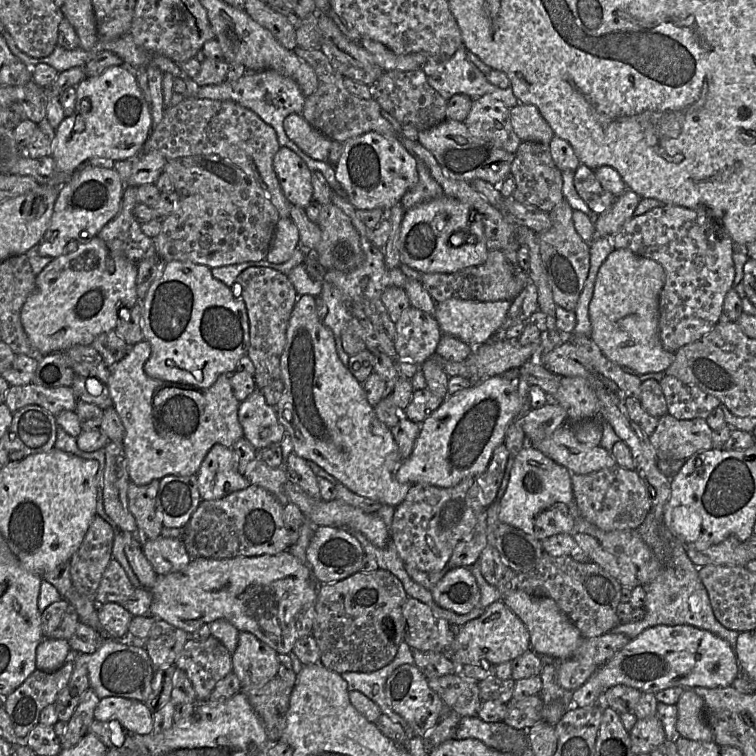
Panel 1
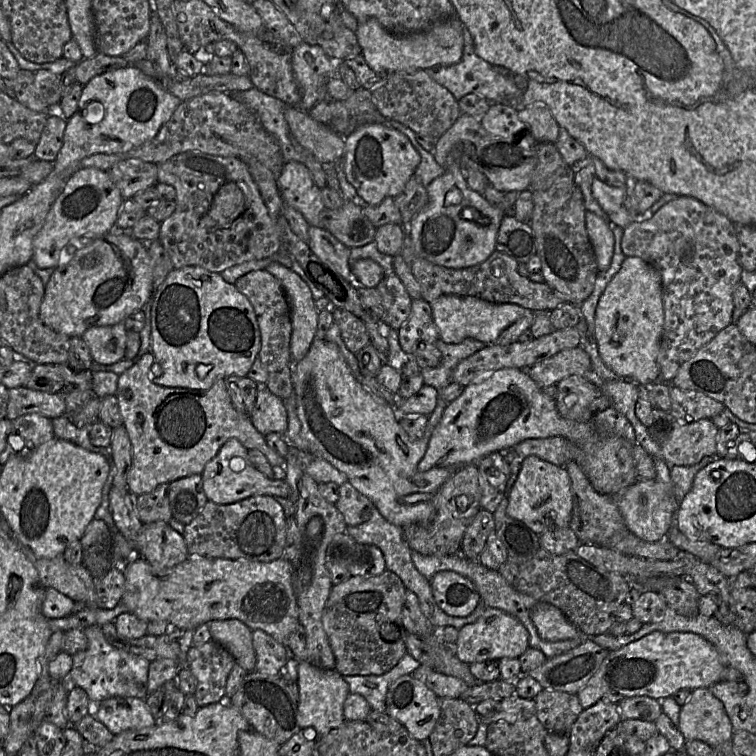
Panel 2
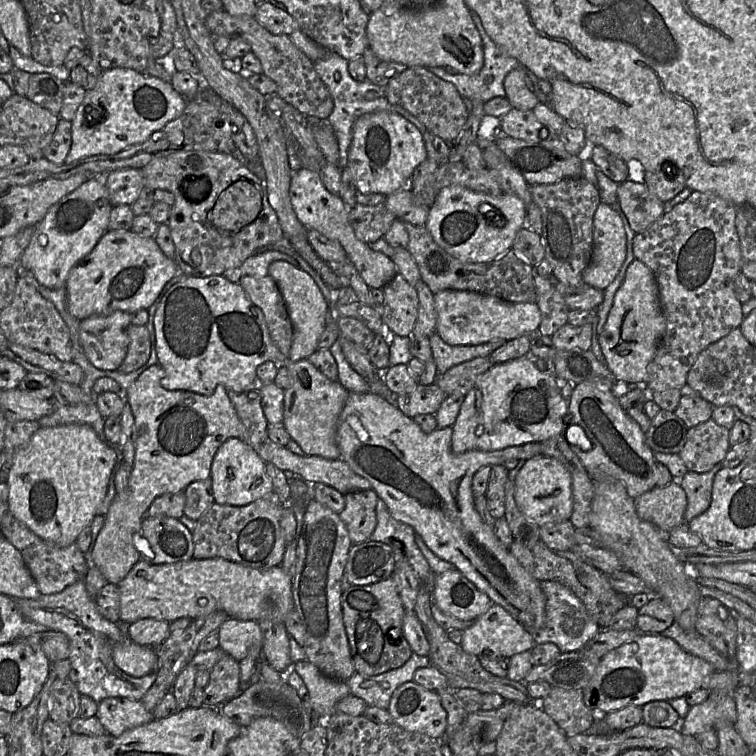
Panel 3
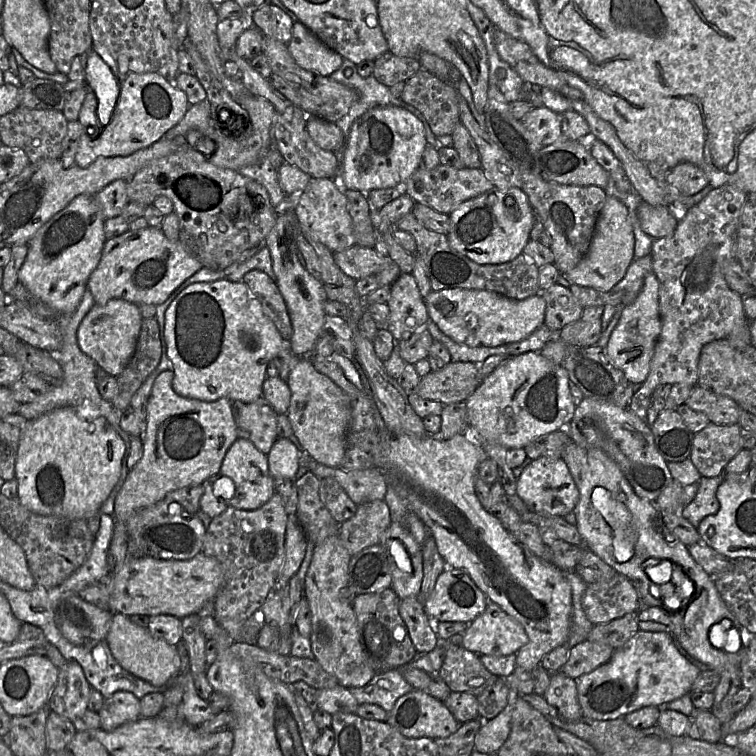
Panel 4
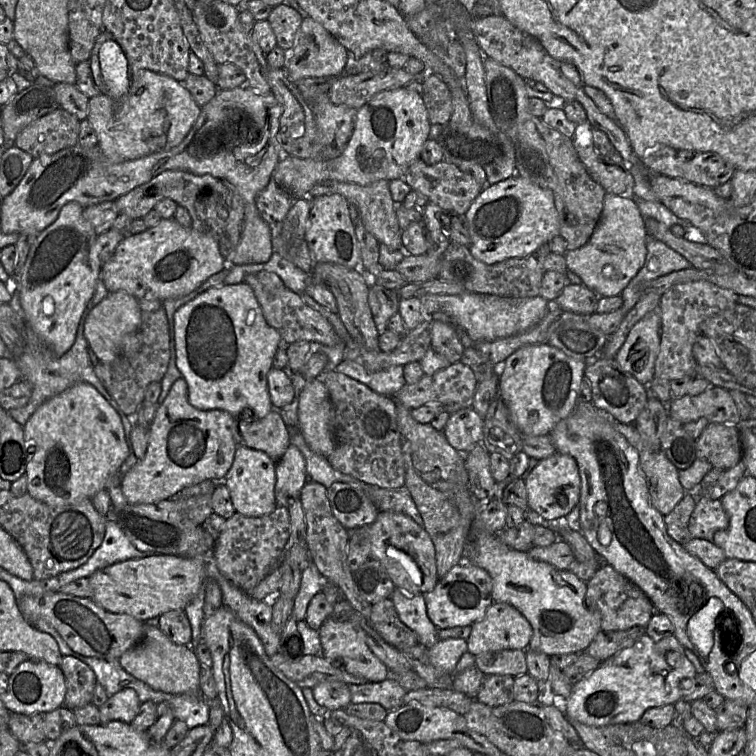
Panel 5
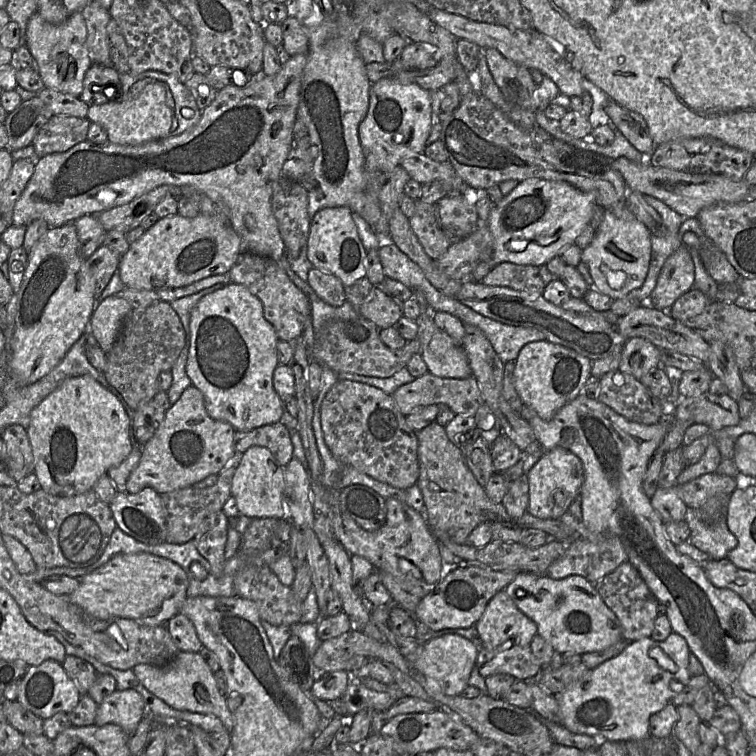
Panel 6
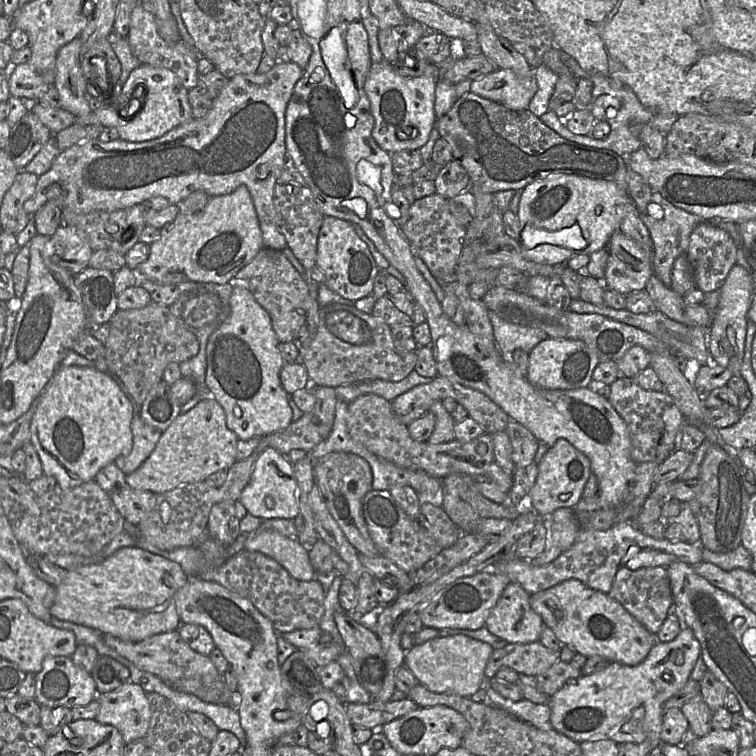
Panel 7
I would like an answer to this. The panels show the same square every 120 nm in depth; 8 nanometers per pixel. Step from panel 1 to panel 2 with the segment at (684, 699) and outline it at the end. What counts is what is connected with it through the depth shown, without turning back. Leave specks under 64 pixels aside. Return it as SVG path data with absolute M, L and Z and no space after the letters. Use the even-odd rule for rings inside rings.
M697 688L681 706L678 728L687 741L700 740L712 747L731 741L734 728L724 704L709 688Z

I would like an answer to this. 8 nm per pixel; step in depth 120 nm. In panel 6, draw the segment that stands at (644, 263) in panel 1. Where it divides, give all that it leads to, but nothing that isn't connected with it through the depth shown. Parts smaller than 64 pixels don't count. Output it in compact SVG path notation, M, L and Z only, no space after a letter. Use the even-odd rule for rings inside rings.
M641 337L629 338L622 347L619 370L640 380L660 365L661 349Z

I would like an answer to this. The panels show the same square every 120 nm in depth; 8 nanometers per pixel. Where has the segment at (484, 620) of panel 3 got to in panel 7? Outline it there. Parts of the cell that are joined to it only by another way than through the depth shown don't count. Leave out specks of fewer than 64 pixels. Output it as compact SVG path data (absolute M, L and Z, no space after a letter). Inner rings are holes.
M511 582L490 610L485 627L508 644L539 641L544 628L542 617L530 606L530 594Z

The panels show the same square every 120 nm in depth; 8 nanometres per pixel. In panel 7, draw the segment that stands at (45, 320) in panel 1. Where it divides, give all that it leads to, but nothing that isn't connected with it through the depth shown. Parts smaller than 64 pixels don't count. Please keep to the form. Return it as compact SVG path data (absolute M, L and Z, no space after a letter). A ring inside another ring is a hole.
M241 185L226 195L212 196L197 213L179 211L176 218L160 229L159 238L149 245L149 256L135 270L139 278L160 284L186 281L227 283L264 248L259 220L249 190Z

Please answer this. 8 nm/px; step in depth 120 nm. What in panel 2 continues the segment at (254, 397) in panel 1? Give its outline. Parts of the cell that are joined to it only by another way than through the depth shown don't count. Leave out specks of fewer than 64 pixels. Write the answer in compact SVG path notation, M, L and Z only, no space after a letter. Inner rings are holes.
M265 385L257 390L254 409L250 420L264 436L271 432L284 434L287 430L287 413L284 401L272 394Z

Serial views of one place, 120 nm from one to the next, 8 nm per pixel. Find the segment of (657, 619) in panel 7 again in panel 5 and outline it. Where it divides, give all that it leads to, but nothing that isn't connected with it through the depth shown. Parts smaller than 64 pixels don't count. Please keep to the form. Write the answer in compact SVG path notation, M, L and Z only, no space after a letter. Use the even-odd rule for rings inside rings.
M609 564L601 565L587 582L585 604L588 609L598 611L601 628L605 631L627 630L634 626L645 628L651 617L658 613L647 595Z

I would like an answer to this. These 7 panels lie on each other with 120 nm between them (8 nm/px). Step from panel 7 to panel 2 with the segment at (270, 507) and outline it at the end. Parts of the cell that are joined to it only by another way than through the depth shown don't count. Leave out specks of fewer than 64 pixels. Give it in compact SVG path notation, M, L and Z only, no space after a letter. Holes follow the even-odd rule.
M235 438L228 439L201 473L205 495L216 504L231 504L255 495L289 498L291 488L285 480L269 479L257 470L248 456L248 449Z

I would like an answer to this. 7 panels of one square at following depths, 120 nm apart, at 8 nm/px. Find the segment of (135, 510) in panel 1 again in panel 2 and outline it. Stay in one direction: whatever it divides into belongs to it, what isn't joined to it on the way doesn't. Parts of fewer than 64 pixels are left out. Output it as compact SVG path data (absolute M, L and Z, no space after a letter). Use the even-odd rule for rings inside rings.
M160 484L152 492L135 497L138 516L143 524L169 522L172 512L167 495L168 484Z

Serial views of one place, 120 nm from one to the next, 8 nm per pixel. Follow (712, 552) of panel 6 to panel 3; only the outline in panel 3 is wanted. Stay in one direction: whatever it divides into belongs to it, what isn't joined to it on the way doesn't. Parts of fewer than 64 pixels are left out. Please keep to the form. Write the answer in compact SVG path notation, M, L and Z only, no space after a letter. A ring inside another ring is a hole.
M719 463L706 473L688 471L681 479L679 485L687 496L687 508L683 516L685 523L688 524L709 508L714 477L721 468L722 464Z

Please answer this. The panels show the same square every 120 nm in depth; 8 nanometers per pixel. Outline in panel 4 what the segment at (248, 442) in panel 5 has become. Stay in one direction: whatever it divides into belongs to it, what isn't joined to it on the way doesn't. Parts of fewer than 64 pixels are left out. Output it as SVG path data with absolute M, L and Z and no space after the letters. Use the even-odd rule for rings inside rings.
M264 398L245 403L231 402L238 438L250 441L259 451L268 455L279 439L278 415Z

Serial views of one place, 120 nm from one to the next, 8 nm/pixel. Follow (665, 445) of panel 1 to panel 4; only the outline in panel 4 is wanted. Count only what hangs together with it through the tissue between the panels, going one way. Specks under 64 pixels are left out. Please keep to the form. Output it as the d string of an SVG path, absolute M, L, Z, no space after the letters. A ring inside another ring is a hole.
M710 422L693 435L689 459L702 477L721 475L726 465L744 449L740 430L738 424L716 425Z

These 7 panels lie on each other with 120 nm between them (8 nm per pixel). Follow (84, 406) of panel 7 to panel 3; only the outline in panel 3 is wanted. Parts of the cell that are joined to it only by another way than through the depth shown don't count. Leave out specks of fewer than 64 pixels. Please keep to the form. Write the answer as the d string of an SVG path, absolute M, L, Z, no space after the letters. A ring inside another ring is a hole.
M89 425L41 427L27 446L15 454L6 481L9 487L7 503L13 515L41 539L58 547L67 547L75 543L86 527L91 526L107 494L110 475L116 463L114 447L102 440Z

